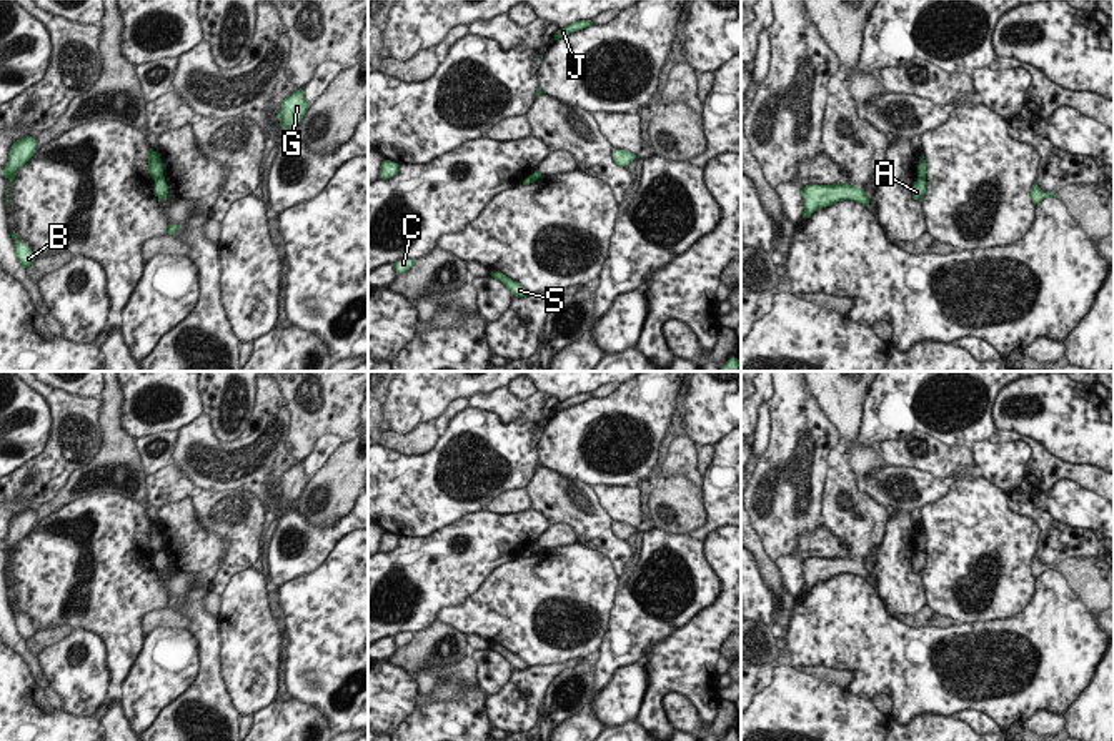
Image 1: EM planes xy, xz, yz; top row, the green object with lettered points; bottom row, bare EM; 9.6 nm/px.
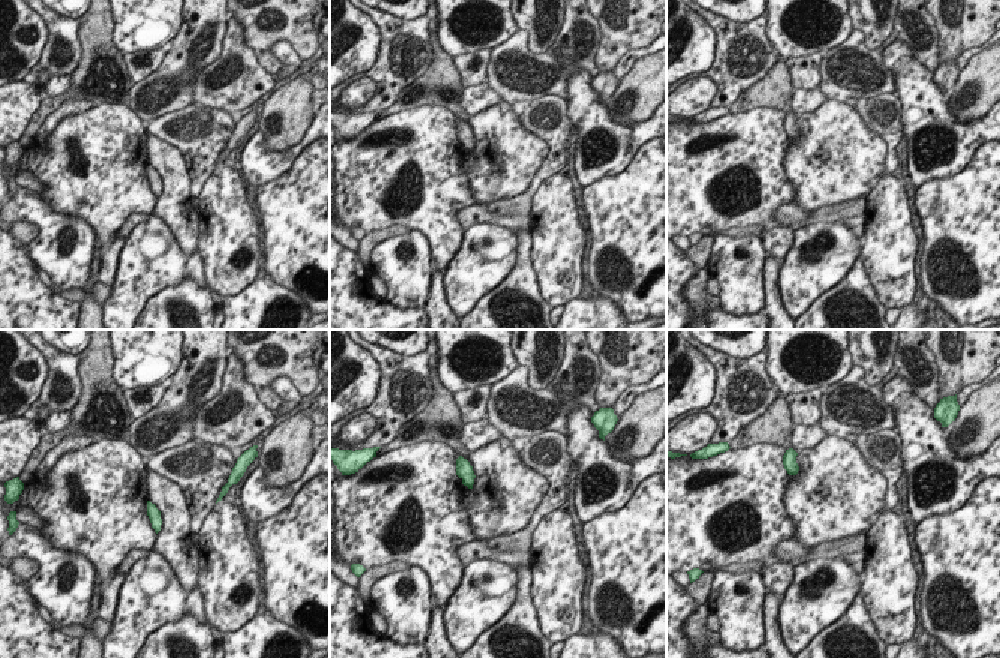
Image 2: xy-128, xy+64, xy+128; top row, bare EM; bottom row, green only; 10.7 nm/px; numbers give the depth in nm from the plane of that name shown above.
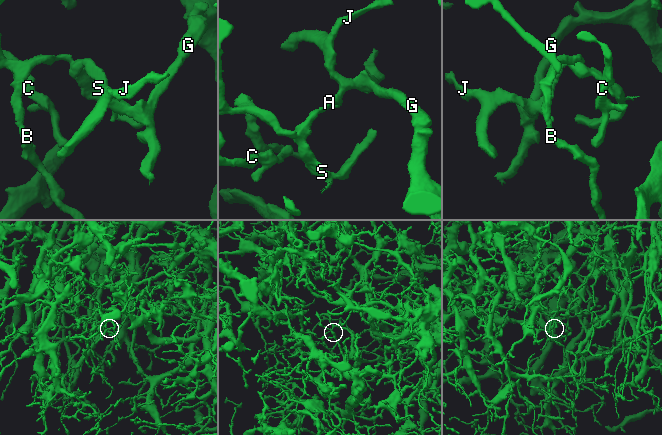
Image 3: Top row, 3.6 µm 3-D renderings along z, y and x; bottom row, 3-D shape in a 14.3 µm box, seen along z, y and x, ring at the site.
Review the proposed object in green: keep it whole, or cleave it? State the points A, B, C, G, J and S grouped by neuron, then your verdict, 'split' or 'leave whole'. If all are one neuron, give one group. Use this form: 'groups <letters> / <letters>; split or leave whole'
groups A C G J / B S; split

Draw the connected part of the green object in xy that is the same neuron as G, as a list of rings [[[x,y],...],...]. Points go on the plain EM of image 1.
[[[296,463],[285,471],[281,476],[281,483],[278,485],[281,503],[293,503],[301,495],[306,486],[306,475],[303,470],[303,463]]]

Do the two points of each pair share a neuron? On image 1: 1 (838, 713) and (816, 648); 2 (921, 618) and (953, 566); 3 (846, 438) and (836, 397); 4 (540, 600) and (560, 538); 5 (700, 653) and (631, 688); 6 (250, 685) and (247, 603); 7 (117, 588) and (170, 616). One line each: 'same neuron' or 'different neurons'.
1: different neurons
2: different neurons
3: same neuron
4: different neurons
5: different neurons
6: same neuron
7: different neurons

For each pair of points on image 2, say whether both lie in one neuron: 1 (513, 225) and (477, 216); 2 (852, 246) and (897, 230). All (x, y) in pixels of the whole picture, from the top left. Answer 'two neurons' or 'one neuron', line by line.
1: one neuron
2: two neurons

